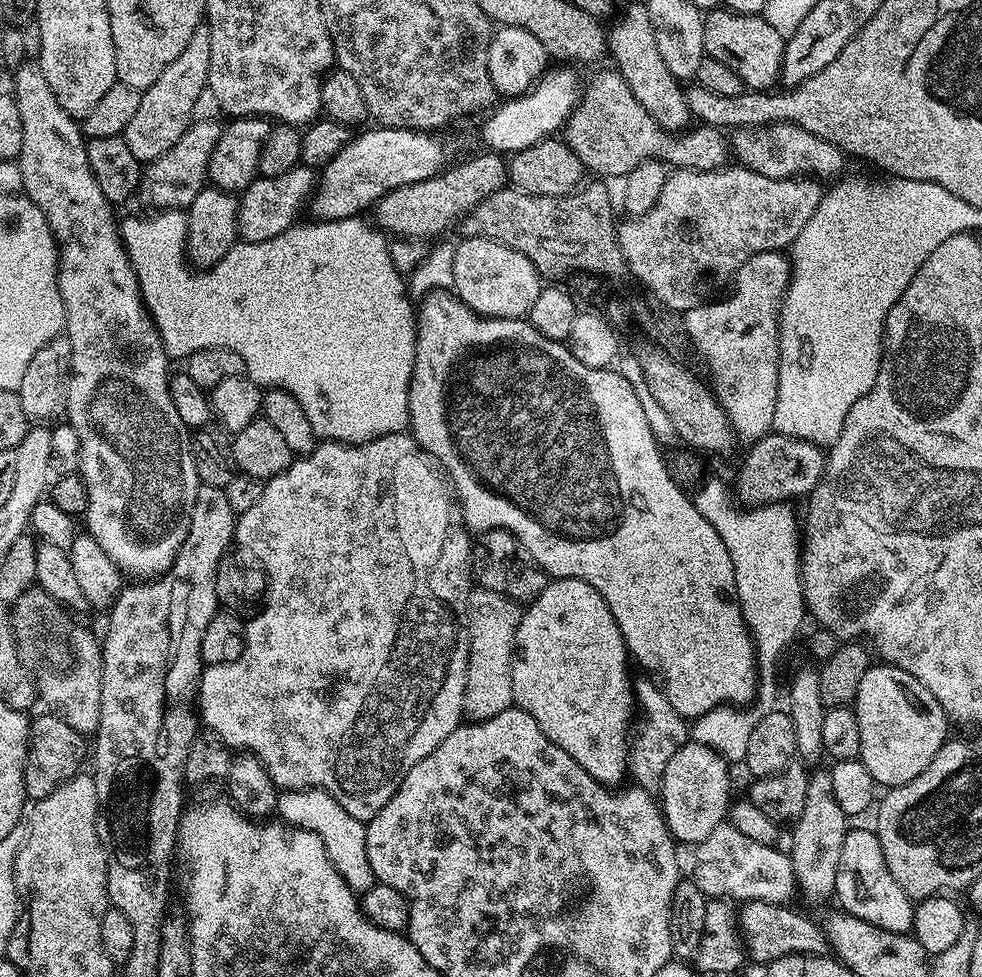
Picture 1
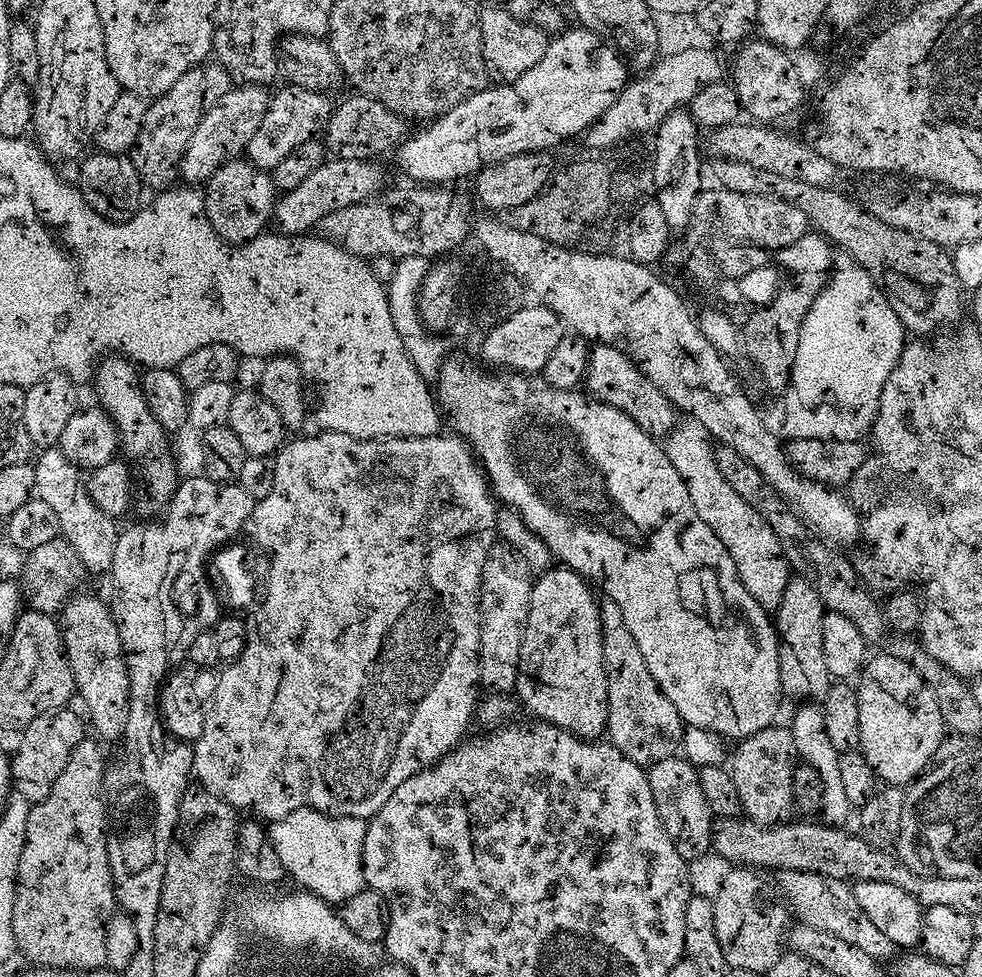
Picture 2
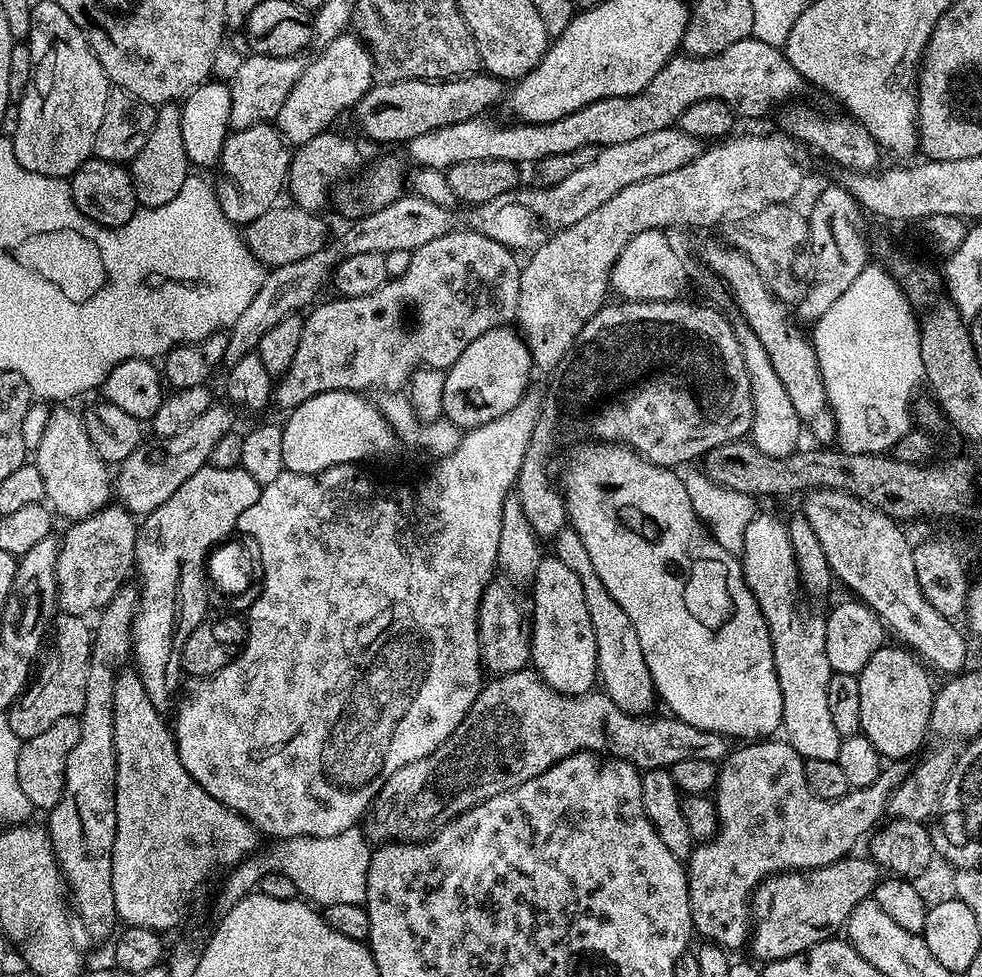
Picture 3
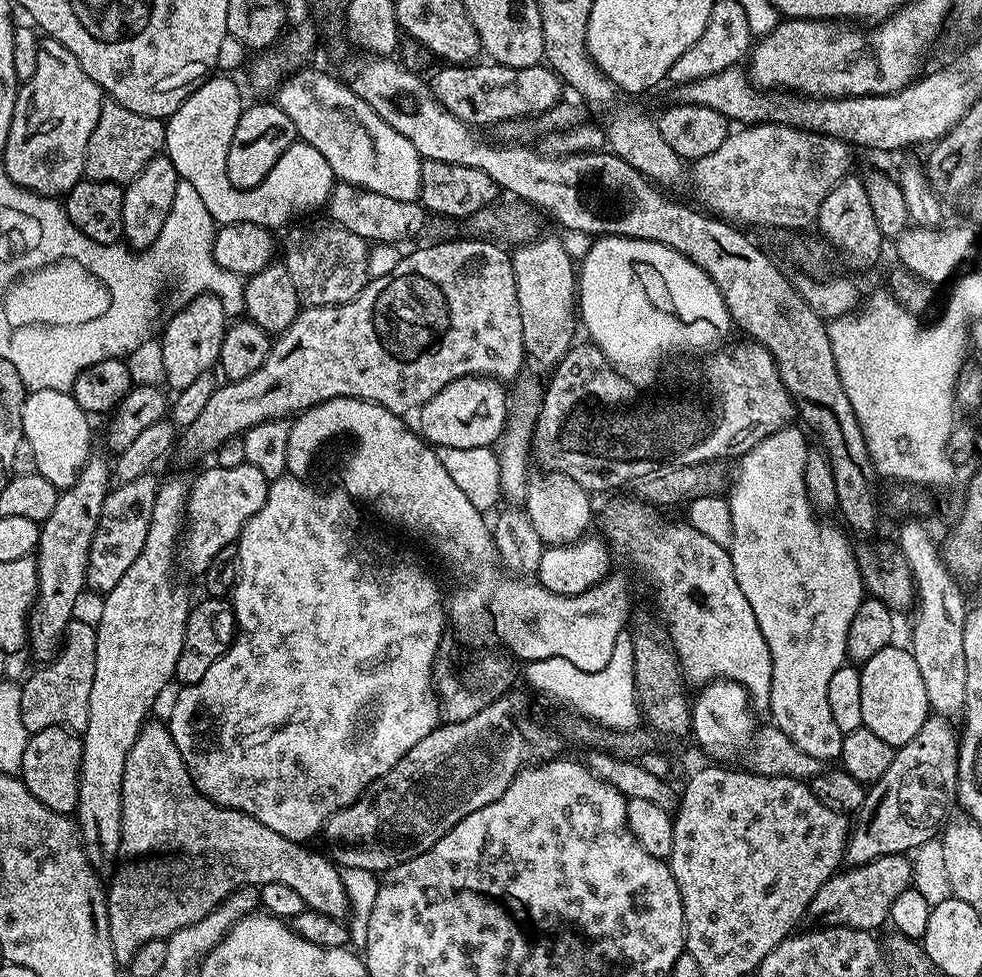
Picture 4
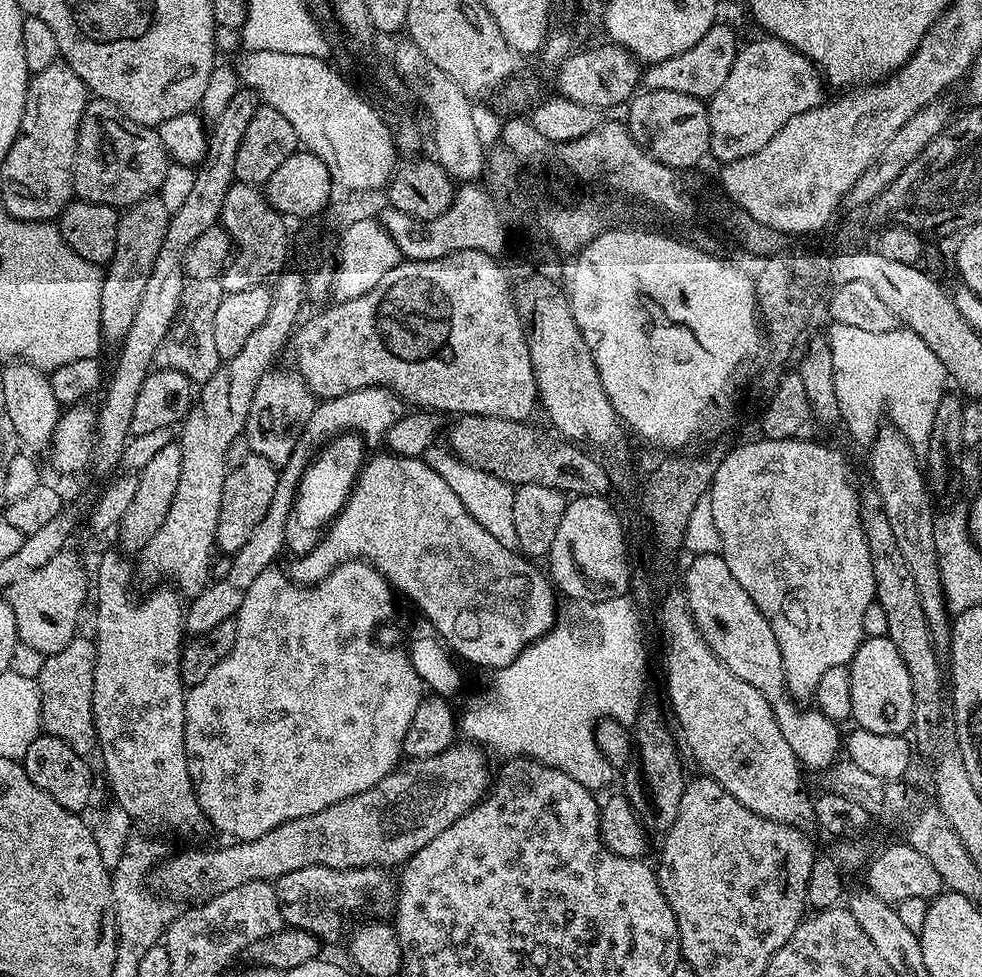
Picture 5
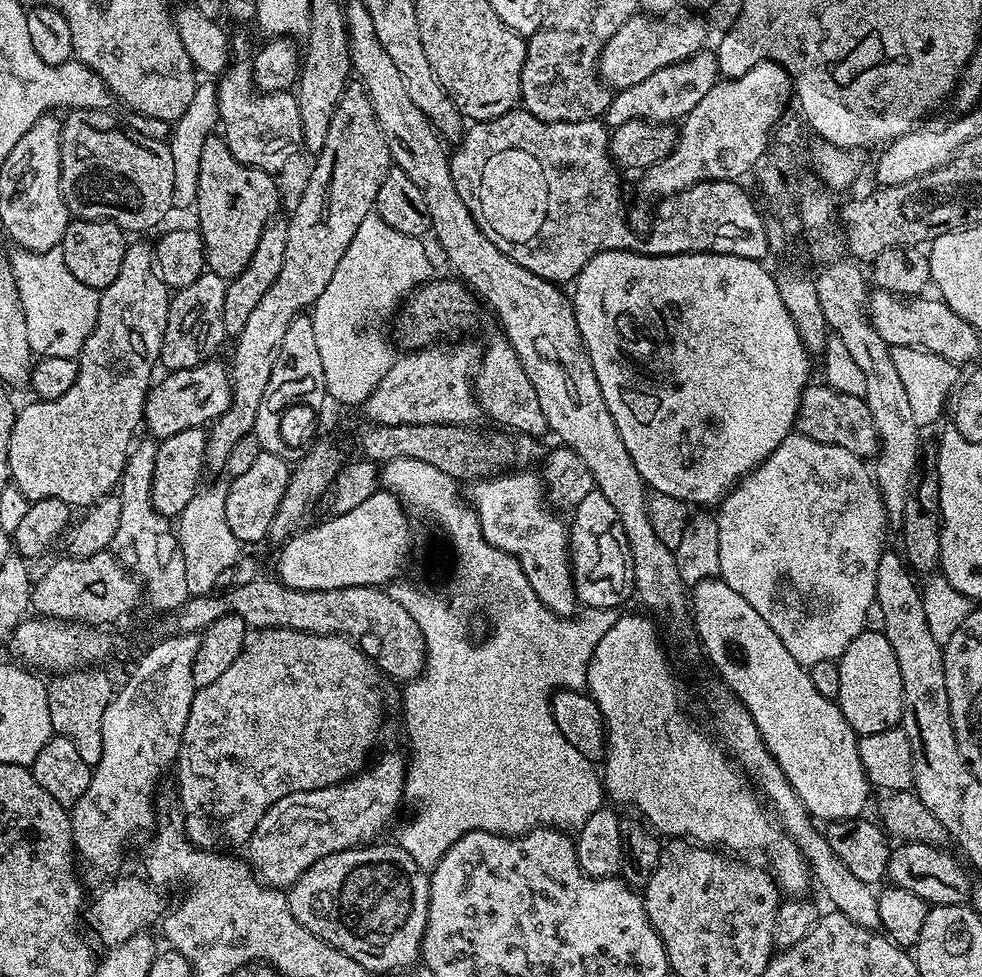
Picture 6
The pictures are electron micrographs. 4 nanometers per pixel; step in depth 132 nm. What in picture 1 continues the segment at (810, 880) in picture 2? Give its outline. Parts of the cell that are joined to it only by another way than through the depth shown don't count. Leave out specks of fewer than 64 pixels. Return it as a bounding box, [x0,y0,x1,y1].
[695,823,798,905]

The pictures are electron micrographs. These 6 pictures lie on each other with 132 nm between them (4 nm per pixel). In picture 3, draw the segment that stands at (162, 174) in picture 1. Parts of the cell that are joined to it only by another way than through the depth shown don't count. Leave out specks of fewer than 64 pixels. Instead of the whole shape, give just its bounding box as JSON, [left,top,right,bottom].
[230,54,305,130]

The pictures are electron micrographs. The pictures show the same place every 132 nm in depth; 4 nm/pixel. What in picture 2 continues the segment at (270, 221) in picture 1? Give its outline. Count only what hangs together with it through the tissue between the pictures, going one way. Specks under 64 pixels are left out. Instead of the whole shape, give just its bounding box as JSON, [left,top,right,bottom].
[274,159,385,236]

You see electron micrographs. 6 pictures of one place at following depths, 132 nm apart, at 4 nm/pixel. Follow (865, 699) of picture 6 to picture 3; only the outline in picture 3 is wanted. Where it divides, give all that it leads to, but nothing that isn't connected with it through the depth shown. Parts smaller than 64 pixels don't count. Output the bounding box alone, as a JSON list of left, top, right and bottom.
[859,647,934,761]

